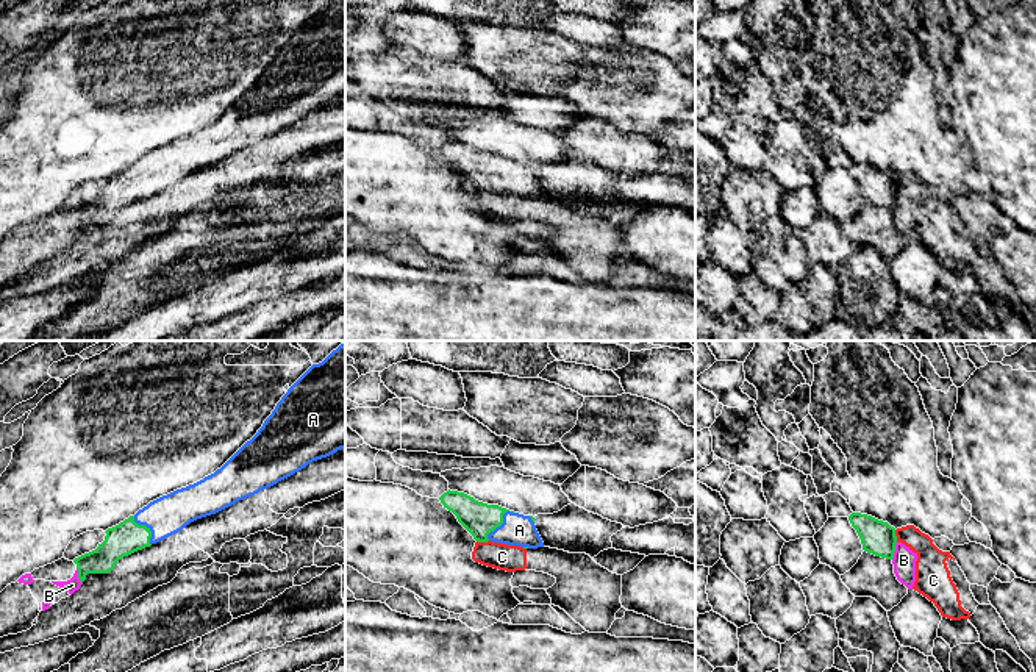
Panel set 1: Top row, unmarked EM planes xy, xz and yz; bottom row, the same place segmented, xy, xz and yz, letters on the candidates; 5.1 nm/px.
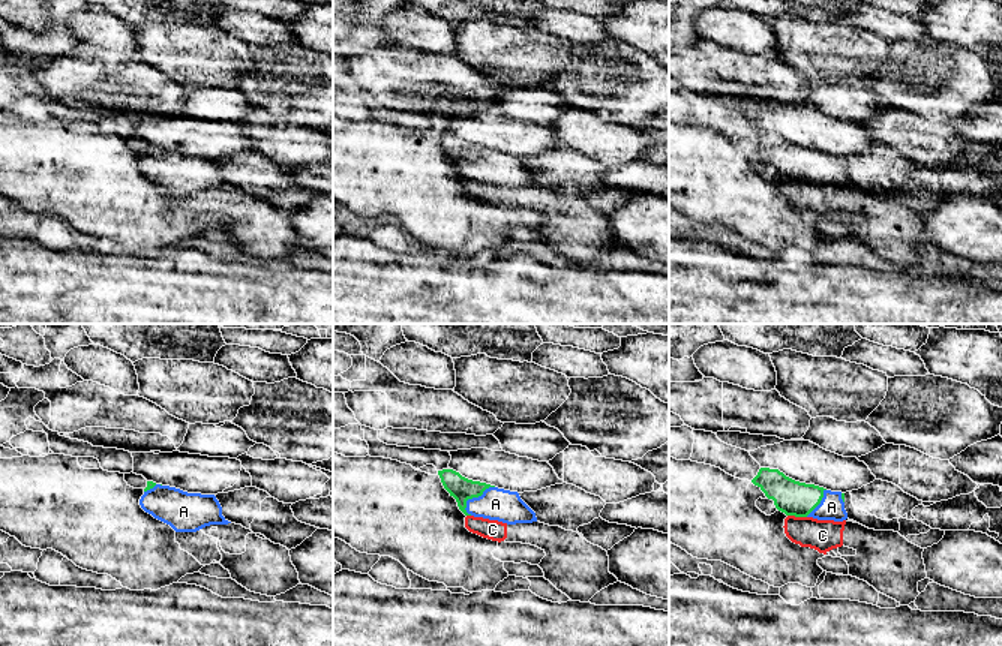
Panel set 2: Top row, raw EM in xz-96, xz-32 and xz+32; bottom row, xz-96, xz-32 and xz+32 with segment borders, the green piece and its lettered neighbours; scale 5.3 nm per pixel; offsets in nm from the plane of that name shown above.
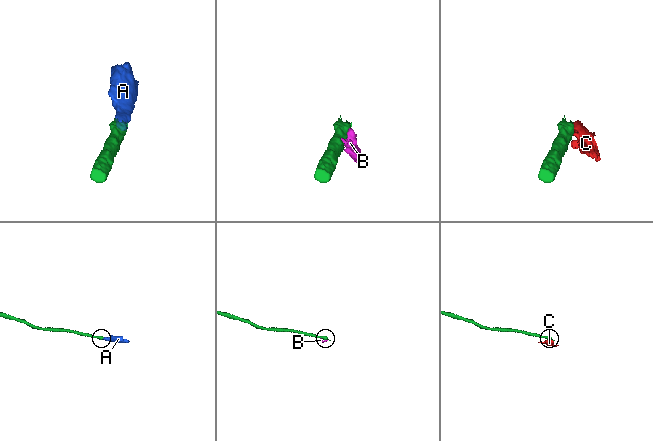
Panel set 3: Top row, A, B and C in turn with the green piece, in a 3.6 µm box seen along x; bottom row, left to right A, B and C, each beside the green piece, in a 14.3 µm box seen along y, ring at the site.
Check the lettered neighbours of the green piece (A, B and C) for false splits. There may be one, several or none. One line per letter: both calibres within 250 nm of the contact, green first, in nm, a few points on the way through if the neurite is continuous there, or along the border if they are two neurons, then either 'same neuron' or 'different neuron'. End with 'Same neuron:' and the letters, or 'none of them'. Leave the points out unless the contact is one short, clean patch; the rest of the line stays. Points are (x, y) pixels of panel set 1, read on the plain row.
A: 170/160 nm | across xz (477, 168), (485, 172), (500, 174), (519, 180) | same neuron
B: 180/120 nm | different neuron
C: 170/140 nm | along xz (477, 189), (488, 191) | different neuron
Same neuron: A

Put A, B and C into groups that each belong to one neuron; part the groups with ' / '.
A / B C

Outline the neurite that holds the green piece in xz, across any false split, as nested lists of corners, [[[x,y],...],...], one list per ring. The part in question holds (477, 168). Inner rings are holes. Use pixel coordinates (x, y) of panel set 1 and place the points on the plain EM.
[[[450,139],[439,150],[478,192],[492,191],[523,198],[544,197],[533,166],[523,166],[498,155],[488,155]]]

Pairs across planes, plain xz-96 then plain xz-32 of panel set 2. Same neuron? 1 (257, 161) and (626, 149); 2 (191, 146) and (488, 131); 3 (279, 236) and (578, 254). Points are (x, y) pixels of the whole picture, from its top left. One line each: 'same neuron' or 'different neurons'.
1: different neurons
2: same neuron
3: same neuron

